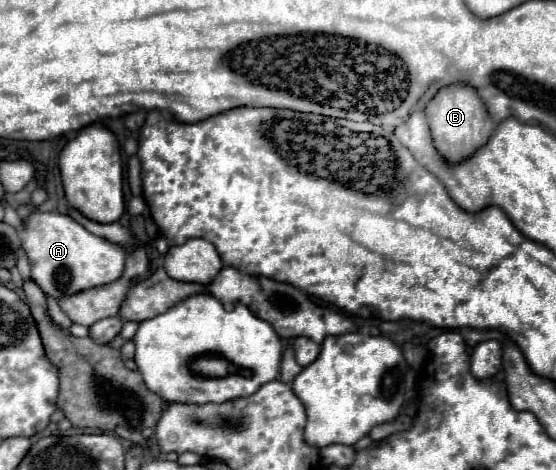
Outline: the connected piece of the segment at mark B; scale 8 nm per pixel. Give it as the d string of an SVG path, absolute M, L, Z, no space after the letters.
M453 83L453 85L441 87L427 103L425 115L429 119L433 141L439 153L449 163L457 163L469 157L471 153L475 153L475 149L479 149L495 129L495 121L491 119L485 103L479 99L479 93L475 91L475 87L467 83Z

